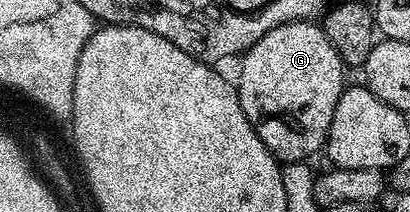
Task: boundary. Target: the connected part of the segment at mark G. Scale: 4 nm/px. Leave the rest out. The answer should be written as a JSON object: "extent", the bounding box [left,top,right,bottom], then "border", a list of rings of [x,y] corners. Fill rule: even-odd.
{"extent":[236,21,344,164],"border":[[[314,21],[280,25],[264,33],[264,37],[241,56],[240,63],[242,72],[236,78],[236,90],[244,109],[244,117],[248,117],[252,129],[256,129],[260,141],[264,141],[279,164],[301,163],[309,160],[309,155],[314,155],[317,151],[319,154],[326,146],[334,110],[344,90],[342,58],[336,53],[332,41],[328,41],[328,37],[322,32],[321,26]]]}

